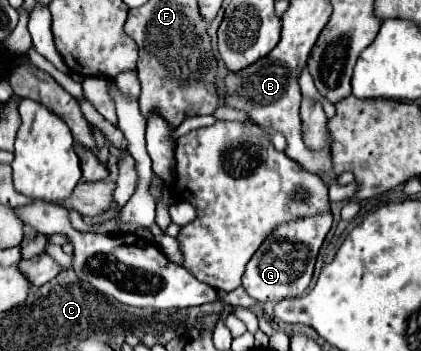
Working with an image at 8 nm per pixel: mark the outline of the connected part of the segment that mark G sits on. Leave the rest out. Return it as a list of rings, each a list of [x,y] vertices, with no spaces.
[[[319,212],[315,216],[305,216],[297,218],[291,222],[279,224],[257,248],[253,258],[247,264],[247,270],[243,274],[243,288],[247,294],[255,300],[263,302],[279,302],[283,298],[293,298],[301,296],[303,290],[309,286],[313,268],[315,268],[315,258],[317,252],[333,224],[333,214]]]

